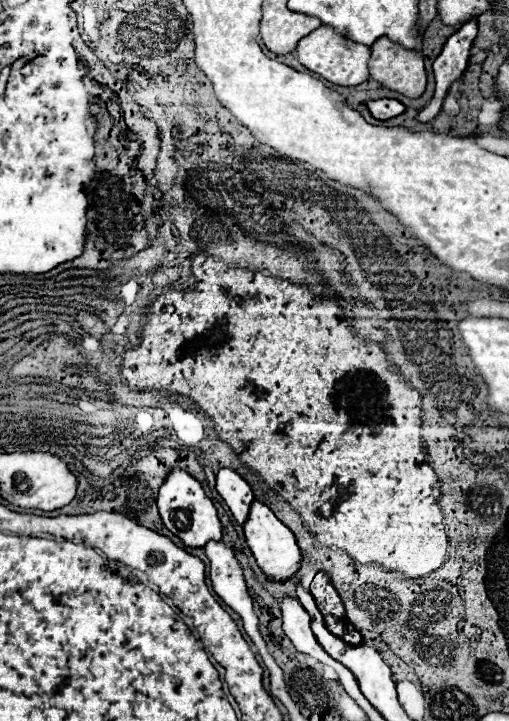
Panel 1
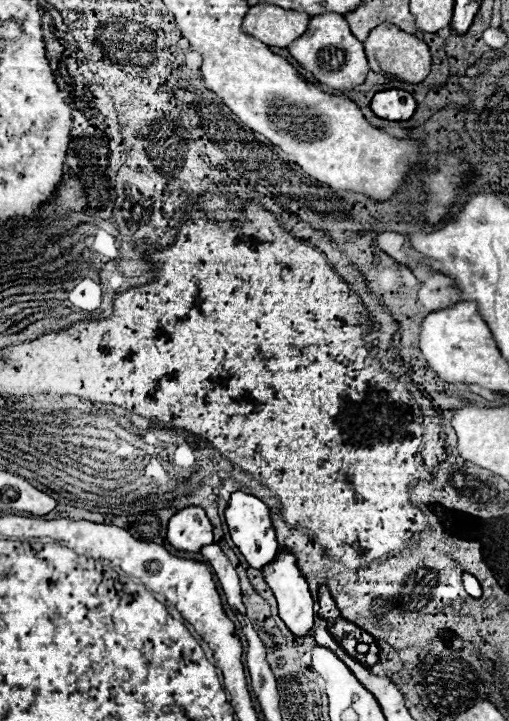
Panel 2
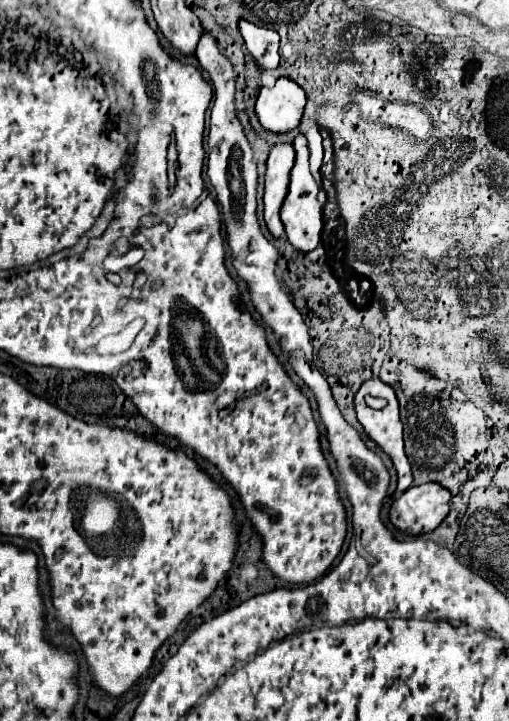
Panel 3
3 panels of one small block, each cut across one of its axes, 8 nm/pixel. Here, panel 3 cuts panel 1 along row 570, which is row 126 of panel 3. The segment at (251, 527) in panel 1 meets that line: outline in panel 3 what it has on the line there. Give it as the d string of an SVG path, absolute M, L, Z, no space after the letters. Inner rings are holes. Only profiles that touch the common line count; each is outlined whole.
M278 78L272 88L260 88L256 116L266 130L288 132L300 124L304 106L304 90L290 78Z

